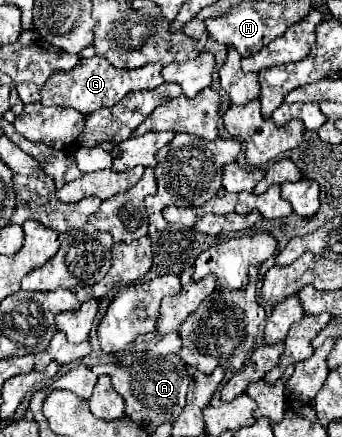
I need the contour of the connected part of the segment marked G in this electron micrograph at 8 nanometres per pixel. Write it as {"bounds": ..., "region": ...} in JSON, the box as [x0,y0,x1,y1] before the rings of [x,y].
{"bounds":[42,58,164,114],"region":[[[88,58],[80,60],[72,70],[54,72],[48,82],[42,86],[42,104],[44,106],[60,106],[60,108],[76,108],[82,114],[90,114],[102,106],[118,104],[128,92],[134,90],[154,90],[164,78],[160,76],[162,64],[146,64],[136,70],[116,70],[112,64],[106,64],[104,58]]]}

